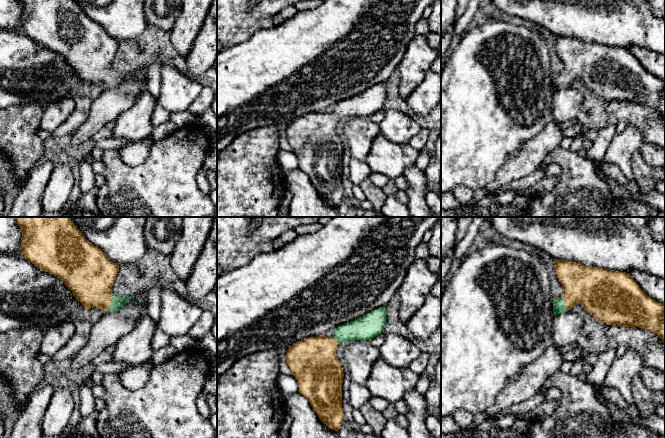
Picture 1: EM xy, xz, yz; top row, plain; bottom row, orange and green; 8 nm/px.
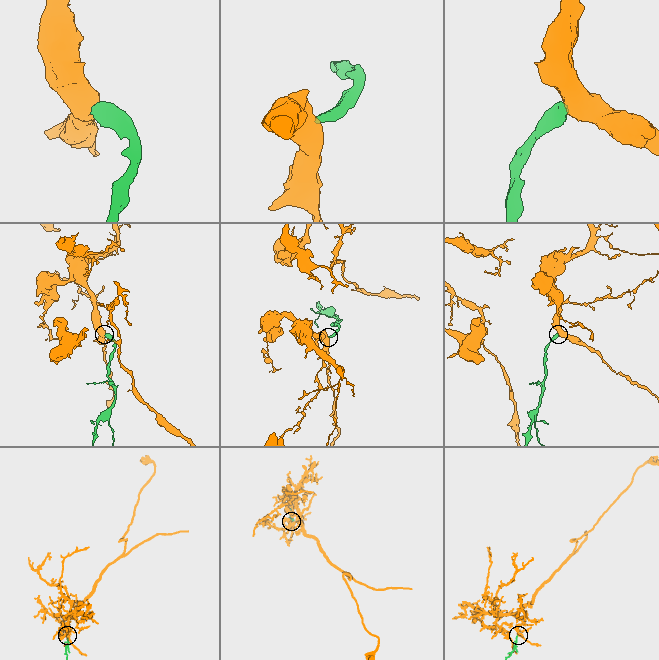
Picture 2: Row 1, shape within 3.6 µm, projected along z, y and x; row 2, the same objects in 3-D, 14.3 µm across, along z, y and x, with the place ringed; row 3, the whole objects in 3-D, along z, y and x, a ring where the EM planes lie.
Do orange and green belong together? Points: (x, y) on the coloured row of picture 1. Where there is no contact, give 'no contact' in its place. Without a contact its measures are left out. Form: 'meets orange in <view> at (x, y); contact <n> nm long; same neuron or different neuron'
meets orange in xy at (110, 302); contact 160 nm long; same neuron

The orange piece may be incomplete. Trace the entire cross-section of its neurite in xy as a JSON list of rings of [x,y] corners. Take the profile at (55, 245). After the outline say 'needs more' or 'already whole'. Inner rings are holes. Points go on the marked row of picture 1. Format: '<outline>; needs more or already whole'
[[[15,217],[22,230],[21,251],[24,257],[44,272],[61,279],[84,306],[85,312],[96,307],[103,313],[116,312],[134,297],[112,293],[119,265],[111,261],[98,247],[89,242],[71,217]]]; needs more

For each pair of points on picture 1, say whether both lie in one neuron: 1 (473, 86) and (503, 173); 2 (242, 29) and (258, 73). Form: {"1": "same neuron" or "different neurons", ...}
{"1": "different neurons", "2": "different neurons"}

